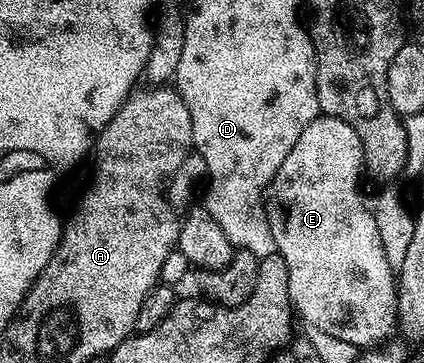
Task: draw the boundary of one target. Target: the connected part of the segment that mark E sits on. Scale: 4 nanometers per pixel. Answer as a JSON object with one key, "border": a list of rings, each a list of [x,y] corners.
{"border":[[[321,115],[310,123],[310,127],[306,127],[306,131],[302,131],[298,143],[294,143],[290,155],[286,155],[282,167],[272,177],[266,204],[268,207],[270,231],[274,235],[276,252],[279,253],[281,259],[286,263],[292,308],[298,314],[299,320],[301,317],[306,324],[312,325],[308,327],[311,327],[325,338],[331,339],[333,337],[334,340],[345,341],[348,345],[364,345],[360,347],[380,347],[387,342],[384,340],[392,332],[395,334],[398,329],[396,319],[396,277],[391,271],[390,264],[387,263],[386,251],[383,250],[382,240],[379,238],[378,227],[375,226],[375,220],[372,218],[371,208],[366,204],[366,197],[364,201],[359,187],[356,186],[360,181],[360,165],[362,166],[363,161],[364,148],[354,131],[354,127],[350,127],[345,121],[340,120],[339,117],[325,117]]]}

